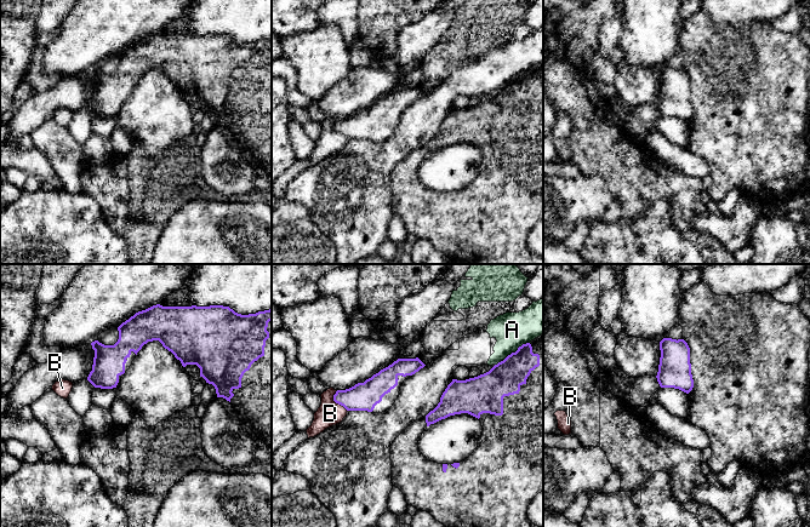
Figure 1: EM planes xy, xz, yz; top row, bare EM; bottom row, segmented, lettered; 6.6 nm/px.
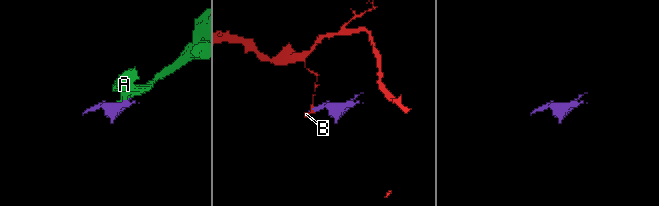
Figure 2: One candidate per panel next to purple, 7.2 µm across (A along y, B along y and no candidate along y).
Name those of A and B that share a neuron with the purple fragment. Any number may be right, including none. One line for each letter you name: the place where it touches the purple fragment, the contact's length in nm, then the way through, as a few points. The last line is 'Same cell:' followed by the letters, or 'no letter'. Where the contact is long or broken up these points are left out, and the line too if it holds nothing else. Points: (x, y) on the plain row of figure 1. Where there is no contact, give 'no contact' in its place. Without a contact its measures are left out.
Same cell: no letter

